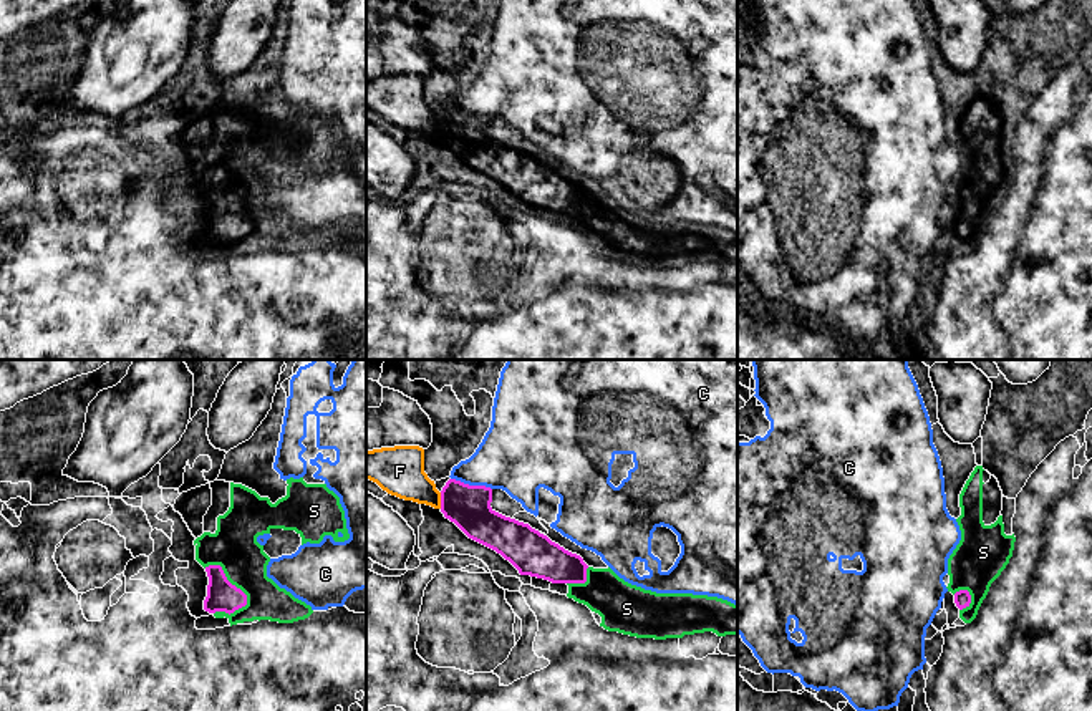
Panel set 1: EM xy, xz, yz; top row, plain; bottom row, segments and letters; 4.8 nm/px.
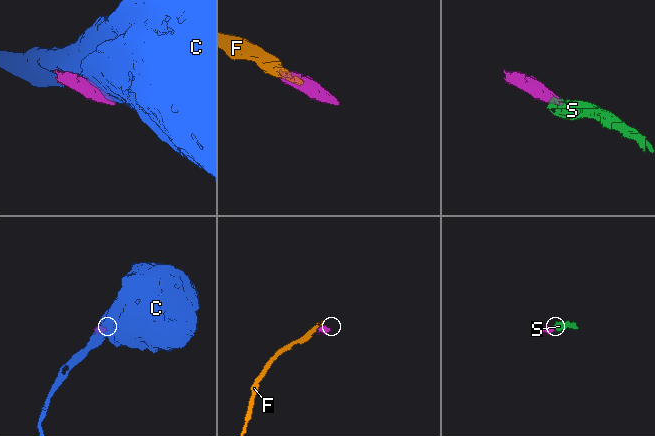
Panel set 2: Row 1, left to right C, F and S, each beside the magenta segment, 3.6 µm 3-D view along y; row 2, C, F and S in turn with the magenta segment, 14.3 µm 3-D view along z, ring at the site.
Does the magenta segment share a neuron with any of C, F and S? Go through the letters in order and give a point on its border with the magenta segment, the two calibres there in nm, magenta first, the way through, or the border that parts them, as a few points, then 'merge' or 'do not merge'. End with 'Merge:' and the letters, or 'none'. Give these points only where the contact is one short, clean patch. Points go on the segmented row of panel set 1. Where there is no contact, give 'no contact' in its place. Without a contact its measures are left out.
C: contact xz (471, 486); calibres 200 and 340 nm; do not merge
F: contact xz (441, 501); calibres 200 and 240 nm; border xz (439, 493), (441, 507); do not merge
S: contact xy (226, 579); calibres 150 and 220 nm; way xy (222, 595), (226, 592), (226, 579), (234, 570), (234, 546); merge
Merge: S

